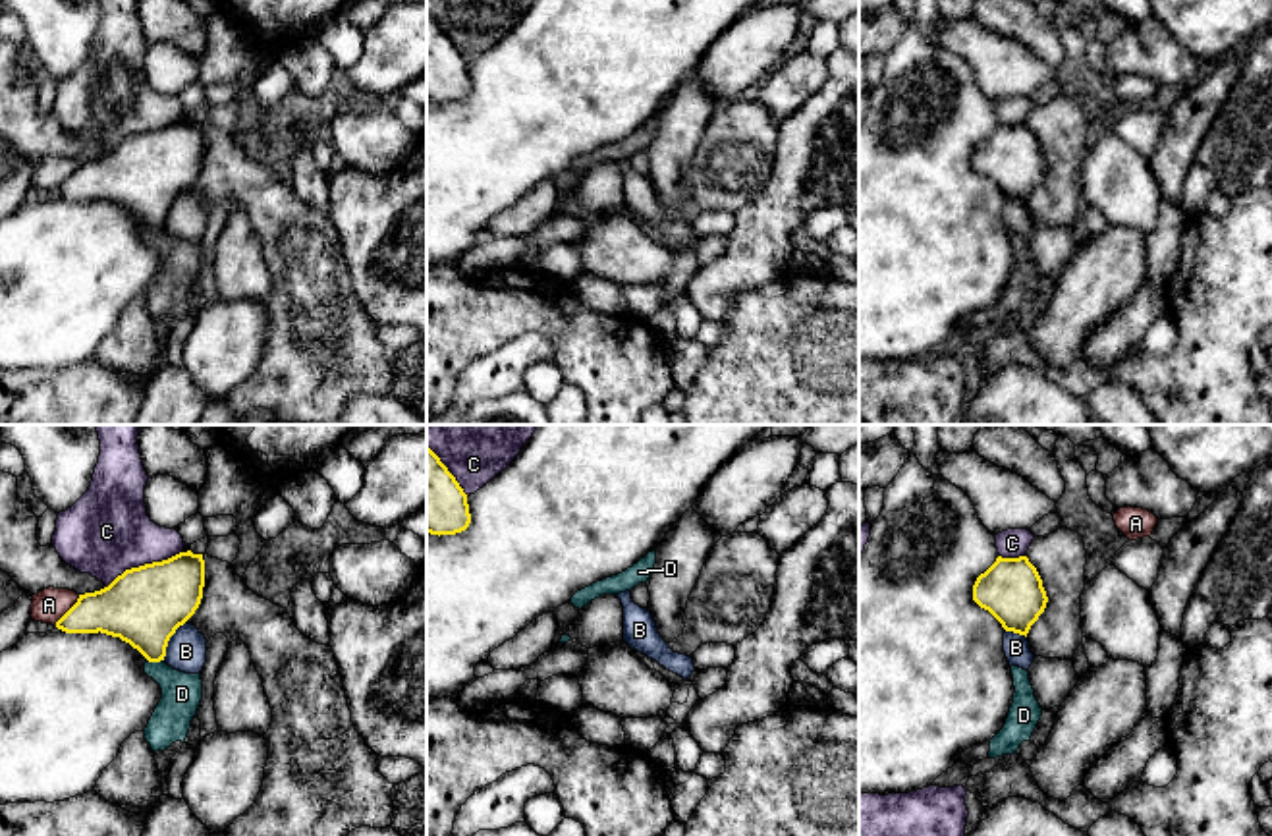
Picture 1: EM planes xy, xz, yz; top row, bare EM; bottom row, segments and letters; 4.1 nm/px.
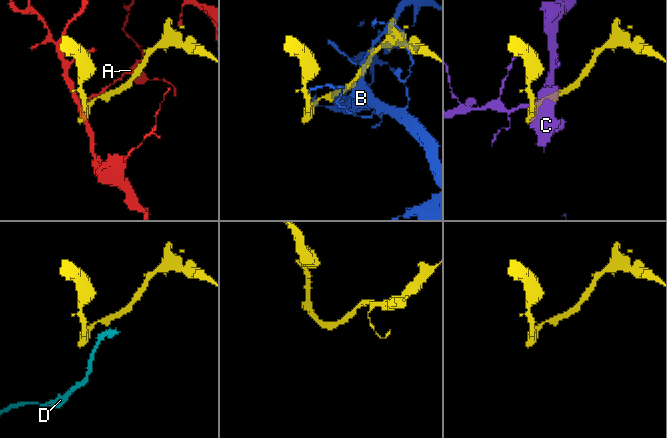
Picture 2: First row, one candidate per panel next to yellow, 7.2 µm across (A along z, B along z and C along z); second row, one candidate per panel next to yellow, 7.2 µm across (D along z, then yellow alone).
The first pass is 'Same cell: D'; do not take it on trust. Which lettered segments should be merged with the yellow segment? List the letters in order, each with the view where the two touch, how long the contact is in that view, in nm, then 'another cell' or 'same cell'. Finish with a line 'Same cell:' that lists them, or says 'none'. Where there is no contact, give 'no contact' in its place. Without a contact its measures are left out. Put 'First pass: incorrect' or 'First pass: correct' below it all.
A: contact in xy; length 170 nm; another cell
B: contact in xy; length 180 nm; another cell
C: contact in xy; length 340 nm; another cell
D: contact in xy; length 70 nm; another cell
Same cell: none
First pass: incorrect

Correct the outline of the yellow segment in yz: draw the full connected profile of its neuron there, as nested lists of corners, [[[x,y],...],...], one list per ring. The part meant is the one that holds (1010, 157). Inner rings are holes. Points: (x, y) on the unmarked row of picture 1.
[[[1027,124],[1002,125],[977,145],[973,168],[988,178],[1006,199],[1029,201],[1044,180],[1048,164]]]

